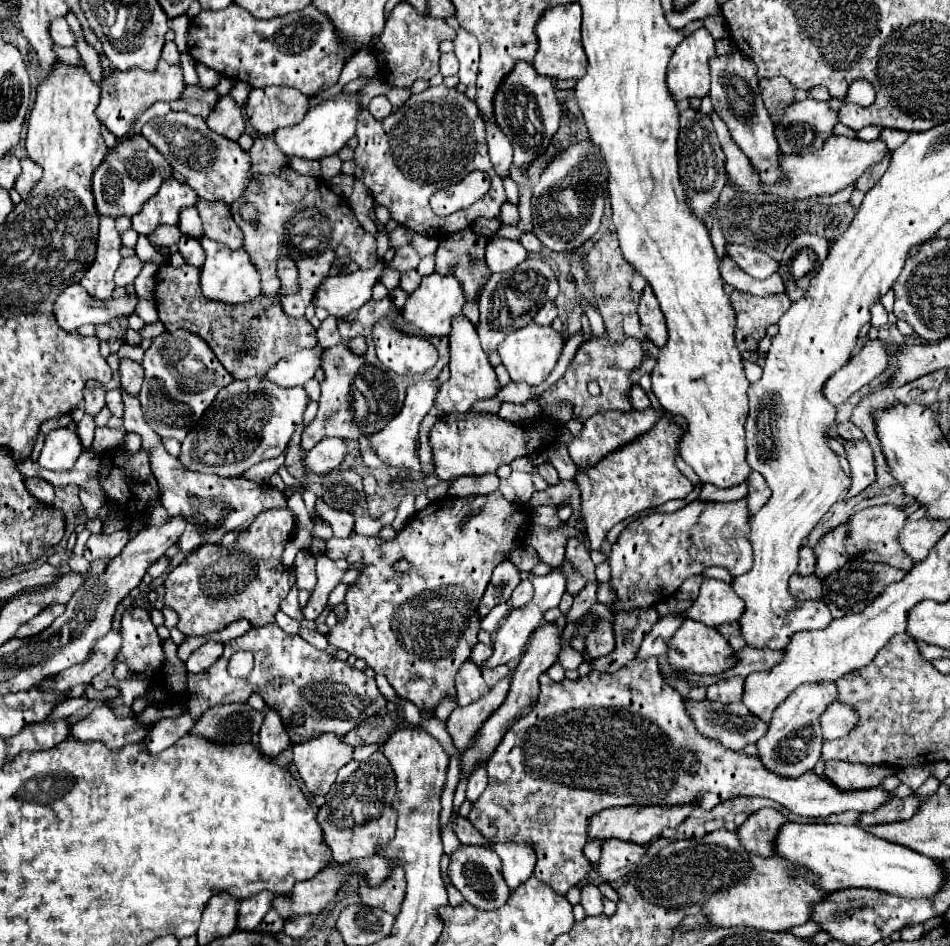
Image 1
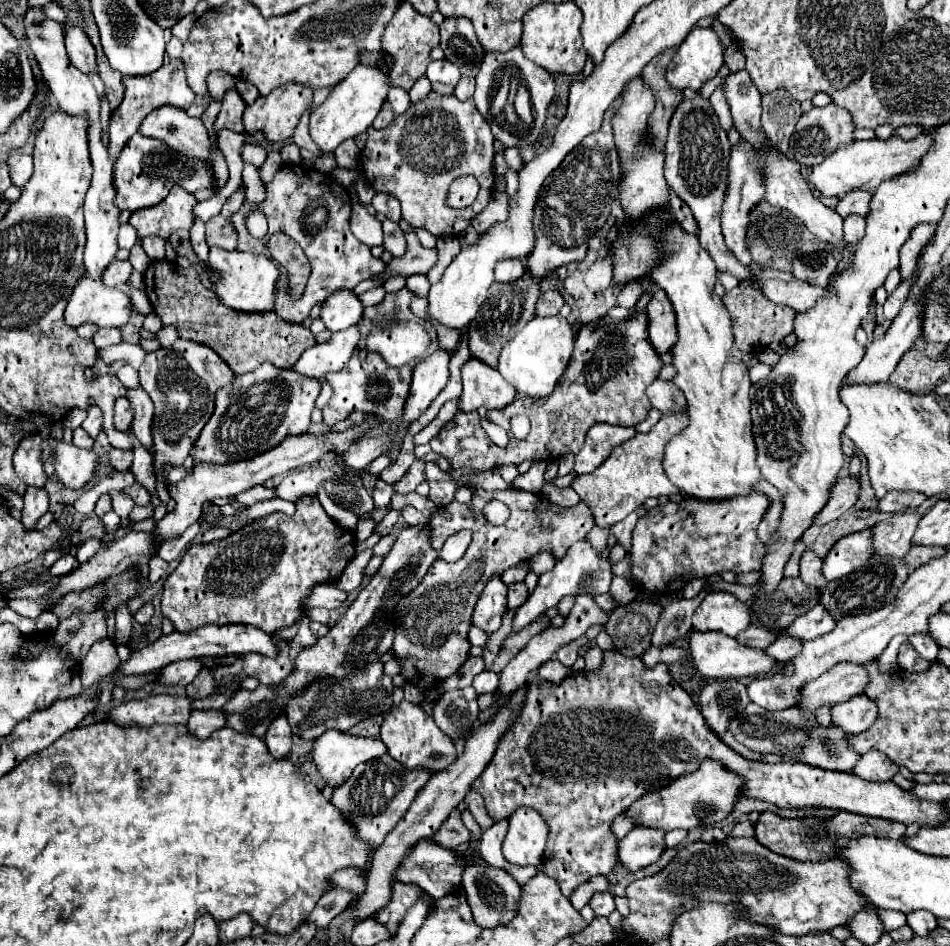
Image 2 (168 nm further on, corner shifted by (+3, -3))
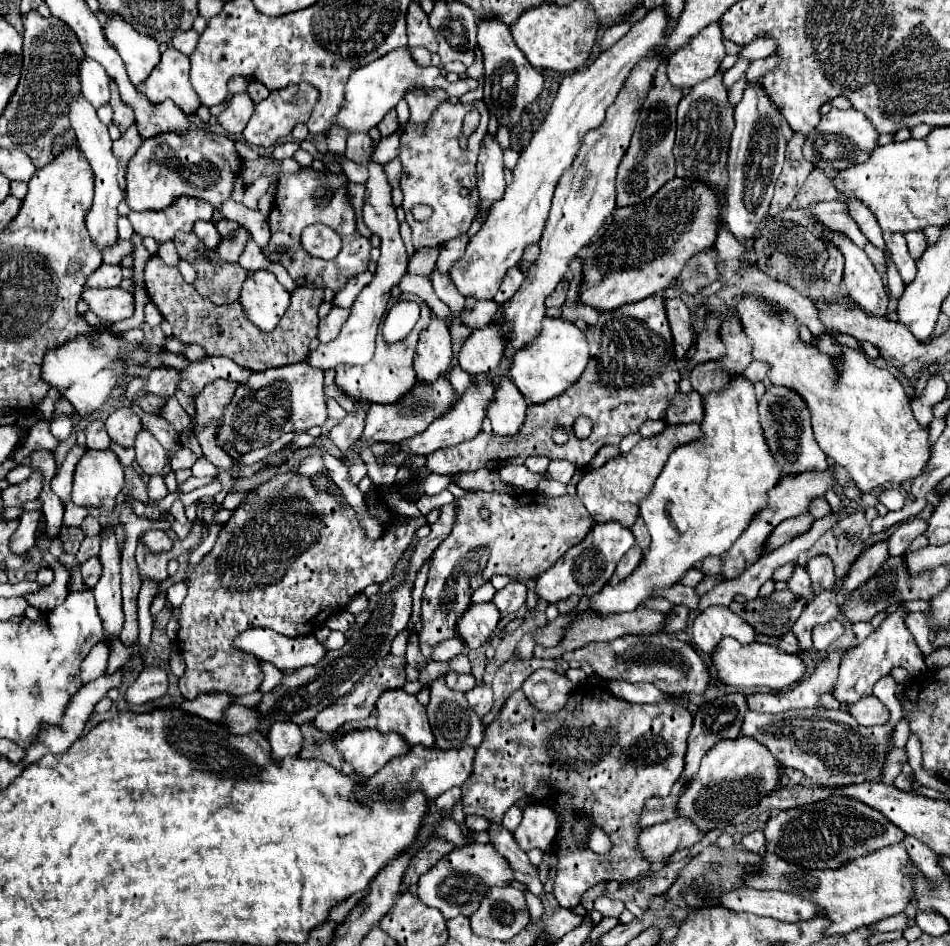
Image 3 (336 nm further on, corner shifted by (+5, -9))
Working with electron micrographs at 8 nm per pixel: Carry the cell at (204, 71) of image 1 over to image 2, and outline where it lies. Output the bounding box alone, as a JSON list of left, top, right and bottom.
[207,71,235,99]

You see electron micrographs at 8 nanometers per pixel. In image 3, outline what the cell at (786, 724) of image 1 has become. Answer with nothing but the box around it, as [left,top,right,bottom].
[835,607,927,703]

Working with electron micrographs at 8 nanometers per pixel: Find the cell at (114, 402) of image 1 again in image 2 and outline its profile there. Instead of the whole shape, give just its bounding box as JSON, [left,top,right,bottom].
[115,397,133,431]

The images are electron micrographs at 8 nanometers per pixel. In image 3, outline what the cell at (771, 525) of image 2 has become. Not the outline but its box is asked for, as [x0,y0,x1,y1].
[787,565,813,601]

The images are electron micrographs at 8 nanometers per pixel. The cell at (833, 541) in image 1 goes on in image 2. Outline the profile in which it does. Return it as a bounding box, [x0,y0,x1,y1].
[823,531,873,581]

